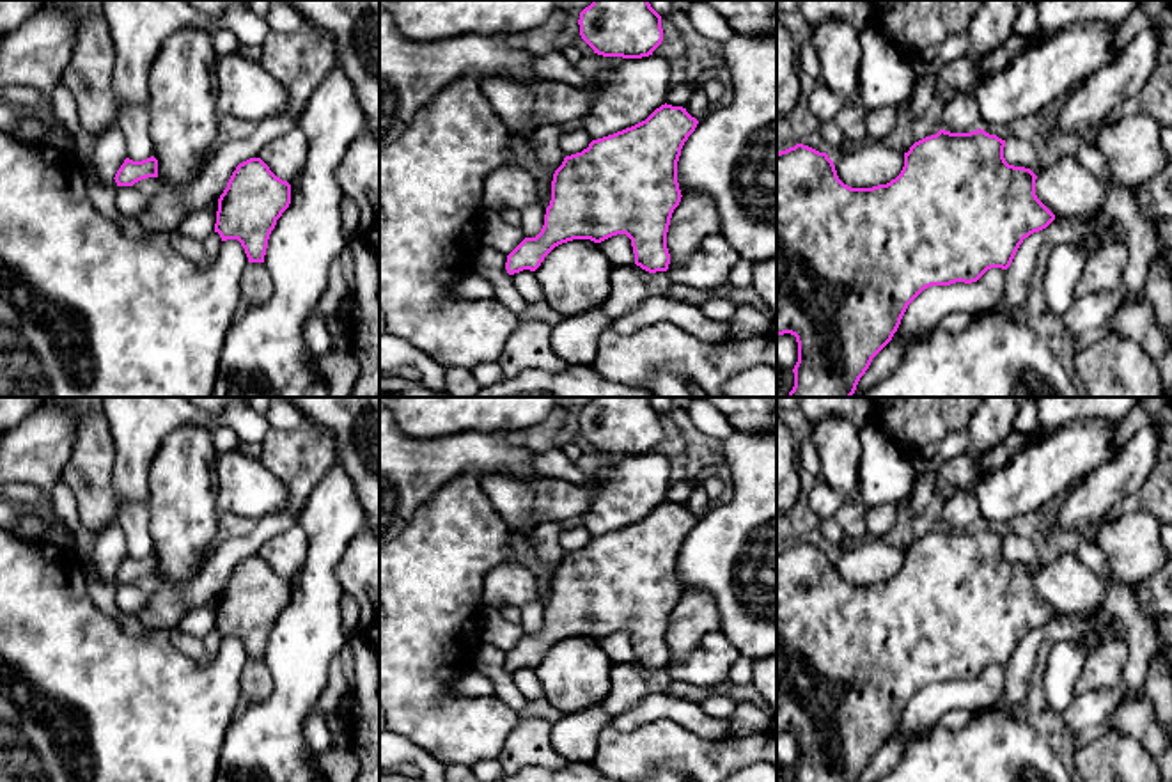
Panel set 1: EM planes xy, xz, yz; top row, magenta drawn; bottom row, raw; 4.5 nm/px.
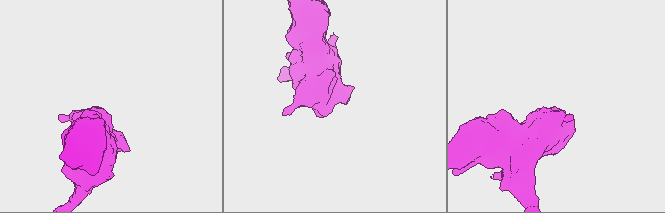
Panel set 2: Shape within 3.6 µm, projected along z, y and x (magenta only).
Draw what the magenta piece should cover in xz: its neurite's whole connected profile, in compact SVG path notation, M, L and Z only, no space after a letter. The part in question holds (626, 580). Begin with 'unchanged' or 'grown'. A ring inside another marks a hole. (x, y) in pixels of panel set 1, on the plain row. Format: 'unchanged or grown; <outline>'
unchanged; M665 500L645 518L592 537L582 550L566 553L553 571L544 622L535 635L525 635L507 653L507 670L535 669L544 654L562 640L573 637L601 640L617 631L631 637L637 663L649 670L667 669L670 661L667 630L672 610L683 594L677 580L677 559L697 521L699 518L686 505Z

